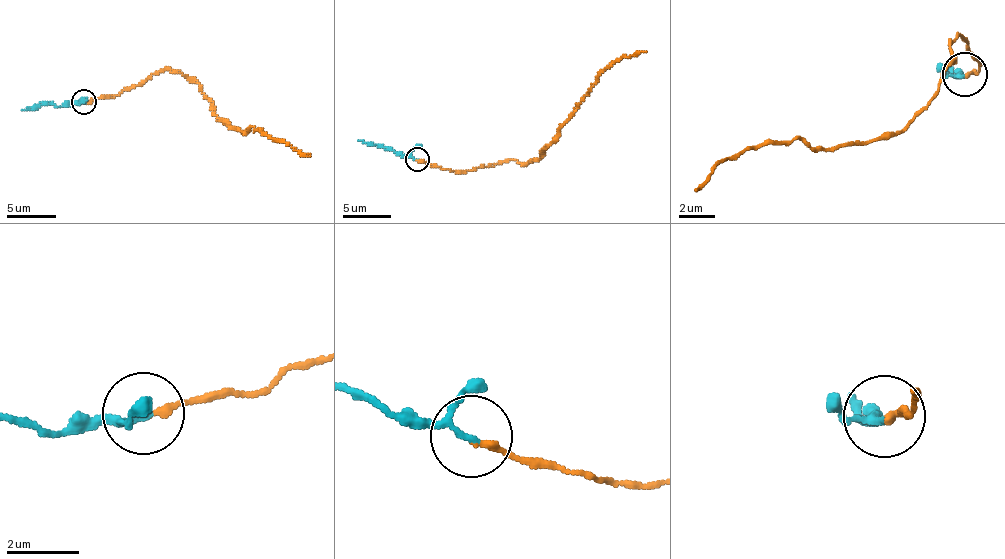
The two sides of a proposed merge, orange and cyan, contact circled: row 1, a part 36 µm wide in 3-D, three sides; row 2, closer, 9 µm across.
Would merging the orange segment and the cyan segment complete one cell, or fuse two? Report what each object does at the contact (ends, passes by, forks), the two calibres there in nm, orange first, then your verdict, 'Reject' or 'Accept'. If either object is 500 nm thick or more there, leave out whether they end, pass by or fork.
At the ring orange ends. At the ring cyan passes by. Thickness 160 nm (orange) against 150 nm. Accept

